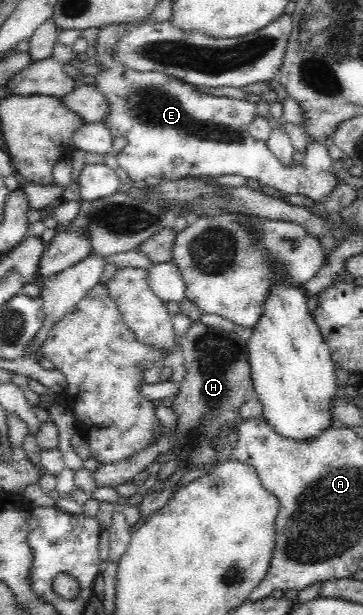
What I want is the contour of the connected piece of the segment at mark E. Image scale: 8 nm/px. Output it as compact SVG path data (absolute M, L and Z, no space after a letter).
M111 24L102 27L95 41L95 63L100 69L96 77L96 87L109 101L110 111L102 124L109 129L113 137L124 137L127 146L116 156L118 167L127 173L132 181L141 181L146 177L160 177L163 180L178 180L187 176L219 177L219 175L243 175L249 179L257 179L261 186L273 187L285 195L301 193L319 203L333 192L339 184L332 171L334 159L329 156L324 144L312 144L308 157L302 165L283 165L283 162L269 150L265 141L255 139L248 130L249 124L256 118L257 106L249 100L213 96L201 93L193 84L169 74L158 71L140 72L123 67L110 59L110 46L128 26Z

